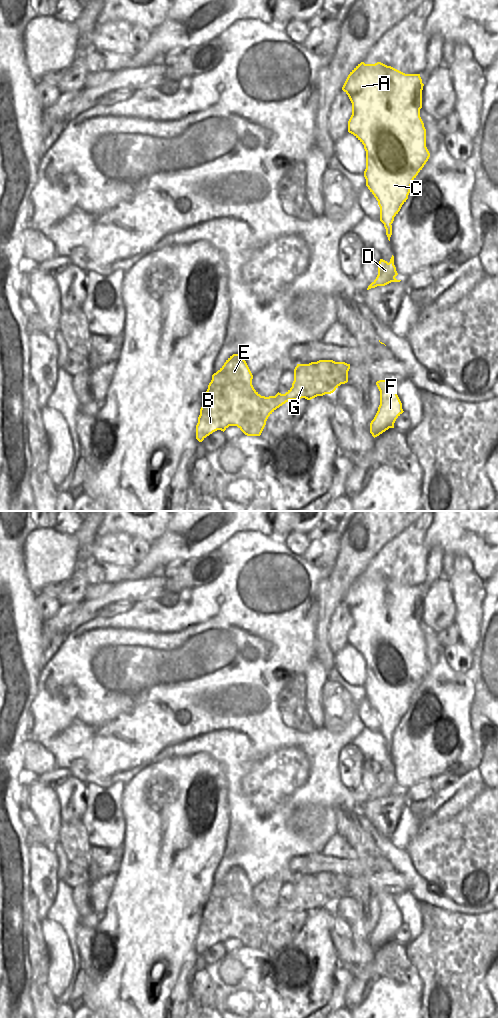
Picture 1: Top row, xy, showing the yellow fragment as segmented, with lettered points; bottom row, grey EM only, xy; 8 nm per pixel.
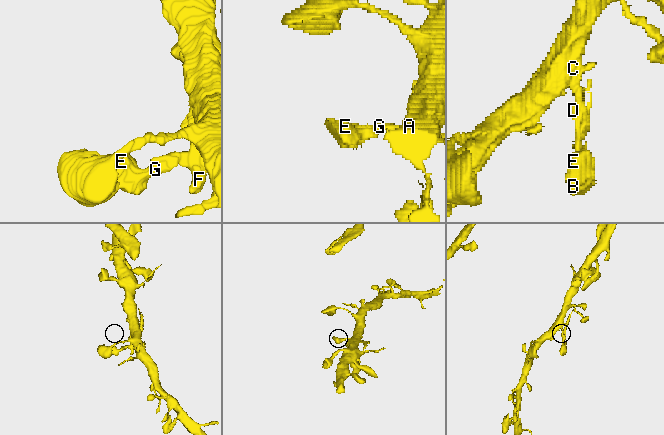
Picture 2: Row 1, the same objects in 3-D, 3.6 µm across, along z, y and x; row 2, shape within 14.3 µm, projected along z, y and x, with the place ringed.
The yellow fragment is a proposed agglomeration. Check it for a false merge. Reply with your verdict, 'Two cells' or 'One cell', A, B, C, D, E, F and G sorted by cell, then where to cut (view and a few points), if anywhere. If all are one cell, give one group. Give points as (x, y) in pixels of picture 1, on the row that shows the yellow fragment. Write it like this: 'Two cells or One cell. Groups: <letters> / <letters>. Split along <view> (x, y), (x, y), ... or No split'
Two cells. Groups: A C / B D E F G. Split along xy (384, 223), (390, 225).

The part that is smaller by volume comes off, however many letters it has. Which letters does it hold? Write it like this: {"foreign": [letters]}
{"foreign": ["B", "D", "E", "F", "G"]}

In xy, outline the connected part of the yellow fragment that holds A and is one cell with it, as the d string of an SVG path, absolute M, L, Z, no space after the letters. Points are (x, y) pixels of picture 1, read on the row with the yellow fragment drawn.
M361 62L348 75L342 90L352 103L352 115L348 121L348 132L353 134L366 151L366 186L378 201L380 221L391 225L394 217L408 199L412 181L422 170L430 157L426 147L426 129L420 117L422 90L424 84L420 74L405 74L381 62L365 64Z

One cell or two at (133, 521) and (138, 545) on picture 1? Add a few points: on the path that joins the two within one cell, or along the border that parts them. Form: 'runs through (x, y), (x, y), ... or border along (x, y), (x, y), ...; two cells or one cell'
border along (132, 537), (140, 537), (149, 542); two cells

